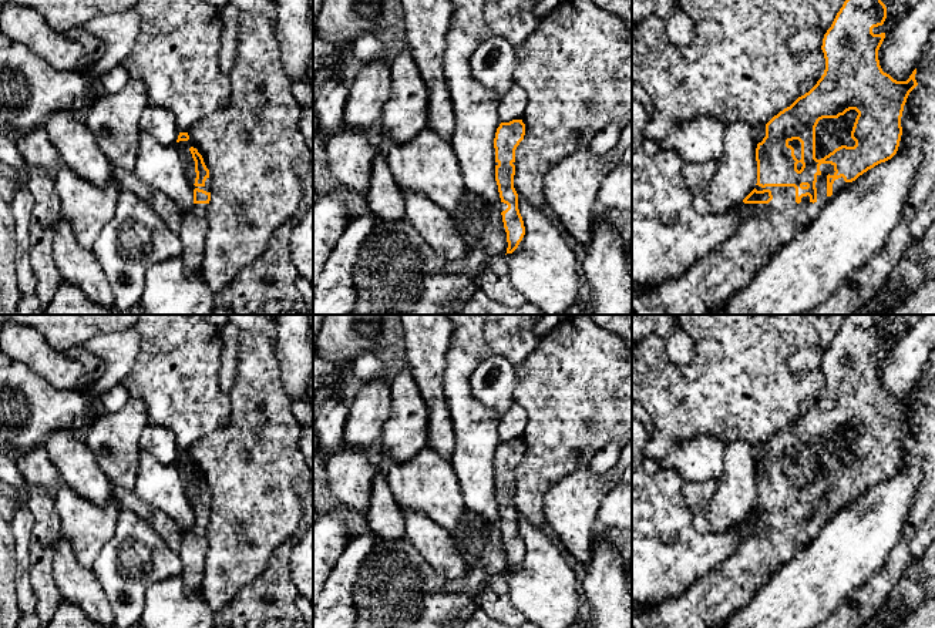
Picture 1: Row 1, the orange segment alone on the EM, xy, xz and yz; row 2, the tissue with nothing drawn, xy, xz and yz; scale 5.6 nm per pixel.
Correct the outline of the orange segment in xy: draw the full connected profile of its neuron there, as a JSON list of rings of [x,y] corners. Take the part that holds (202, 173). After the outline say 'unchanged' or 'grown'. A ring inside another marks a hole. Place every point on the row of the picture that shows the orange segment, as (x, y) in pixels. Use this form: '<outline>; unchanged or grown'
[[[189,148],[195,161],[194,204],[182,212],[182,225],[178,236],[182,244],[182,263],[186,273],[194,275],[201,271],[205,256],[208,236],[206,206],[211,201],[211,179],[202,155],[196,148]]]; grown

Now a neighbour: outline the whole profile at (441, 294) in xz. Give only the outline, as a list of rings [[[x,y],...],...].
[[[431,275],[423,281],[423,291],[401,315],[460,315],[477,292],[478,283],[465,275]]]

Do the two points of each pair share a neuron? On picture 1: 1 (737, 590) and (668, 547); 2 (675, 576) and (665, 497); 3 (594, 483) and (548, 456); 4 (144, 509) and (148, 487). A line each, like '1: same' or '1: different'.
1: different
2: same
3: different
4: different

